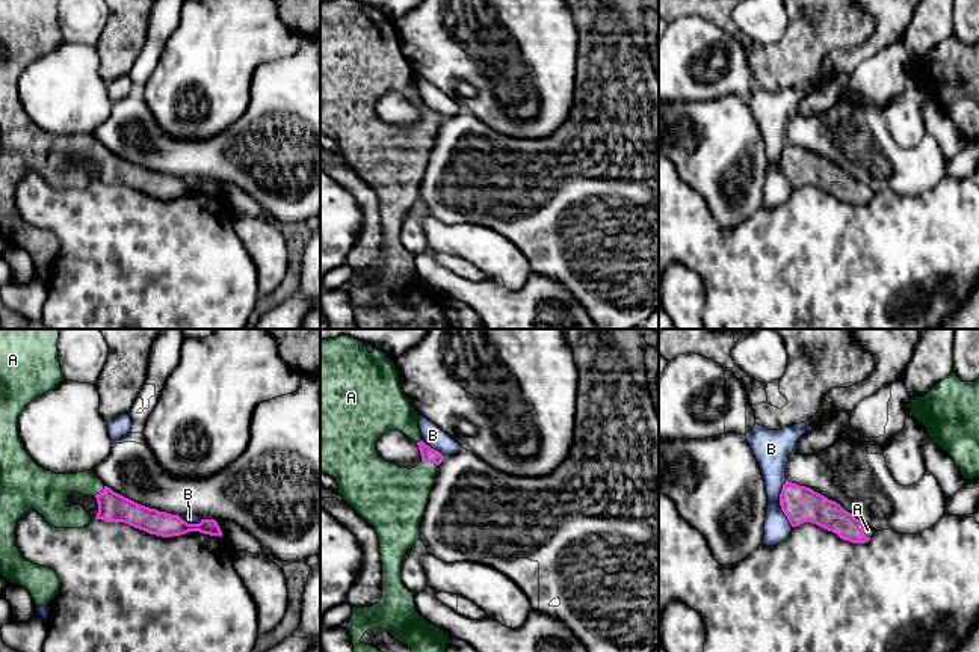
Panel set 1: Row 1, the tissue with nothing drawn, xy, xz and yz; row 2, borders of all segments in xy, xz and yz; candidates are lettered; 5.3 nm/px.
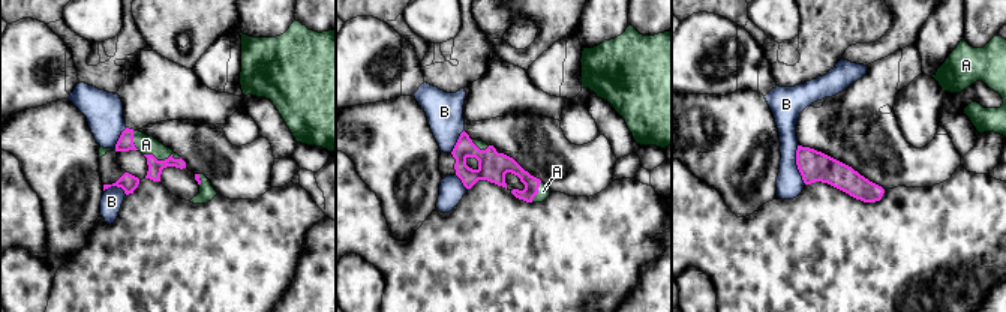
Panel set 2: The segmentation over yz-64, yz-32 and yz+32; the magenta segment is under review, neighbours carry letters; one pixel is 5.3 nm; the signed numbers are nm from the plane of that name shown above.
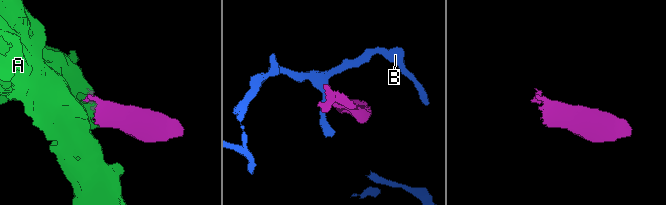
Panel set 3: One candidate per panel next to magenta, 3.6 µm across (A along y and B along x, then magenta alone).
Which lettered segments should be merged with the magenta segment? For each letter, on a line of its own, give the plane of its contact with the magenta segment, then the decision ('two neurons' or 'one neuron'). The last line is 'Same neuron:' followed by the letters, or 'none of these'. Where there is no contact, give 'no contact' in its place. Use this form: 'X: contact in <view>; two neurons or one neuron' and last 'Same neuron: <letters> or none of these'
A: contact in xz; one neuron
B: contact in yz; two neurons
Same neuron: A

